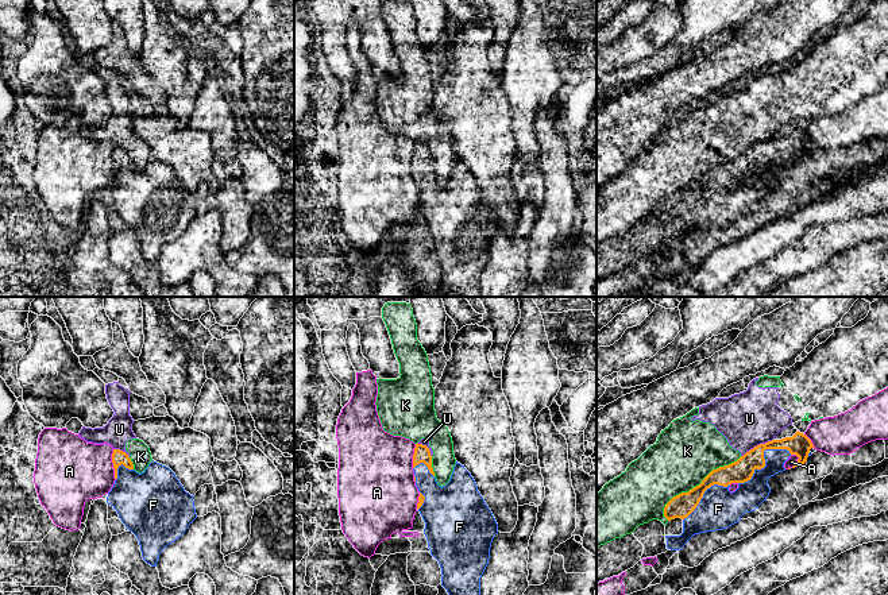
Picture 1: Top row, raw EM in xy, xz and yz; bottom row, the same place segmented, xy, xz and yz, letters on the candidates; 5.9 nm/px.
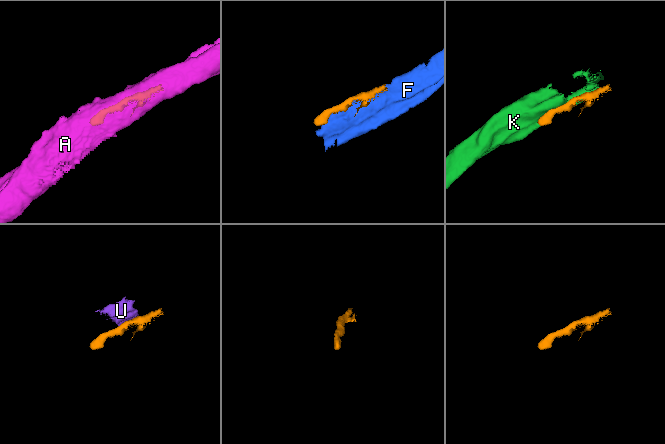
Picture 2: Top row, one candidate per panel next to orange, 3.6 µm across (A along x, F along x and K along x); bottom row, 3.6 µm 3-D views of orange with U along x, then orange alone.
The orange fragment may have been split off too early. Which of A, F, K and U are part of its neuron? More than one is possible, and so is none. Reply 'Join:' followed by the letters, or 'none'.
Join: F

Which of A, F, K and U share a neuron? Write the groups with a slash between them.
A / F / K U

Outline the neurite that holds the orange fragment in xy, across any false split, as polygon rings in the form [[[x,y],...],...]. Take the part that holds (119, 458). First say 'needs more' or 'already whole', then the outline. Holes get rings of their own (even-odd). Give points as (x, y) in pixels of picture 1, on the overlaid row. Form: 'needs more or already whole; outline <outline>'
needs more; outline [[[113,449],[112,463],[116,480],[107,503],[136,536],[143,560],[157,567],[161,552],[197,518],[193,495],[169,467],[154,460],[139,474],[126,452]]]

